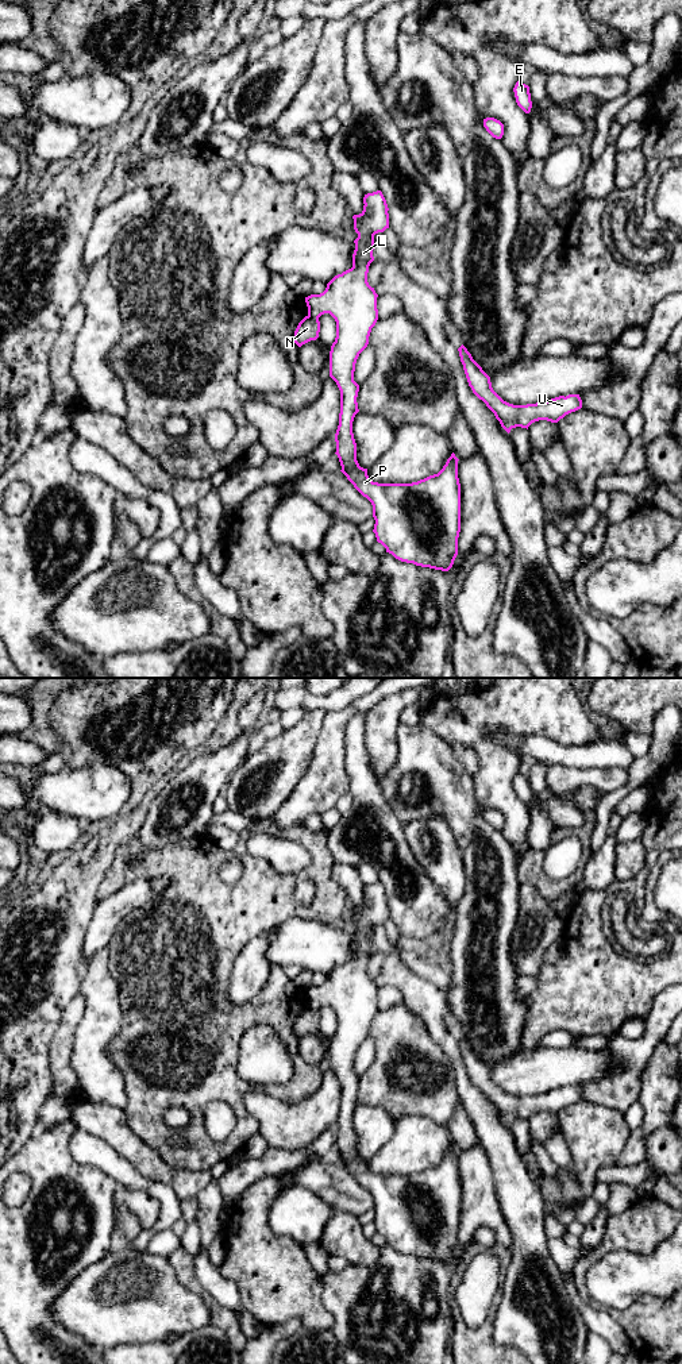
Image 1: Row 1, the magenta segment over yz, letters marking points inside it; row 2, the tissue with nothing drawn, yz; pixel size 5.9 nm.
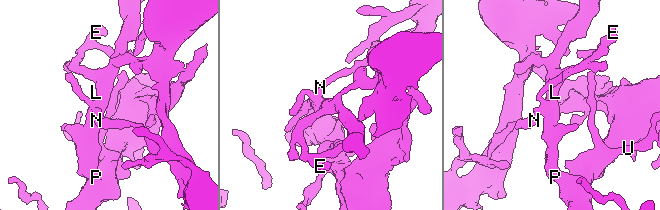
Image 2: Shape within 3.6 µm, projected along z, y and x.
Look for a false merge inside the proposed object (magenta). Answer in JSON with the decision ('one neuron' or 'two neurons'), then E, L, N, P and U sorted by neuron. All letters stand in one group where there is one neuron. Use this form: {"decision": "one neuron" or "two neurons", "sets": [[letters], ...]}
{"decision": "two neurons", "sets": [["E", "L", "P", "U"], ["N"]]}

